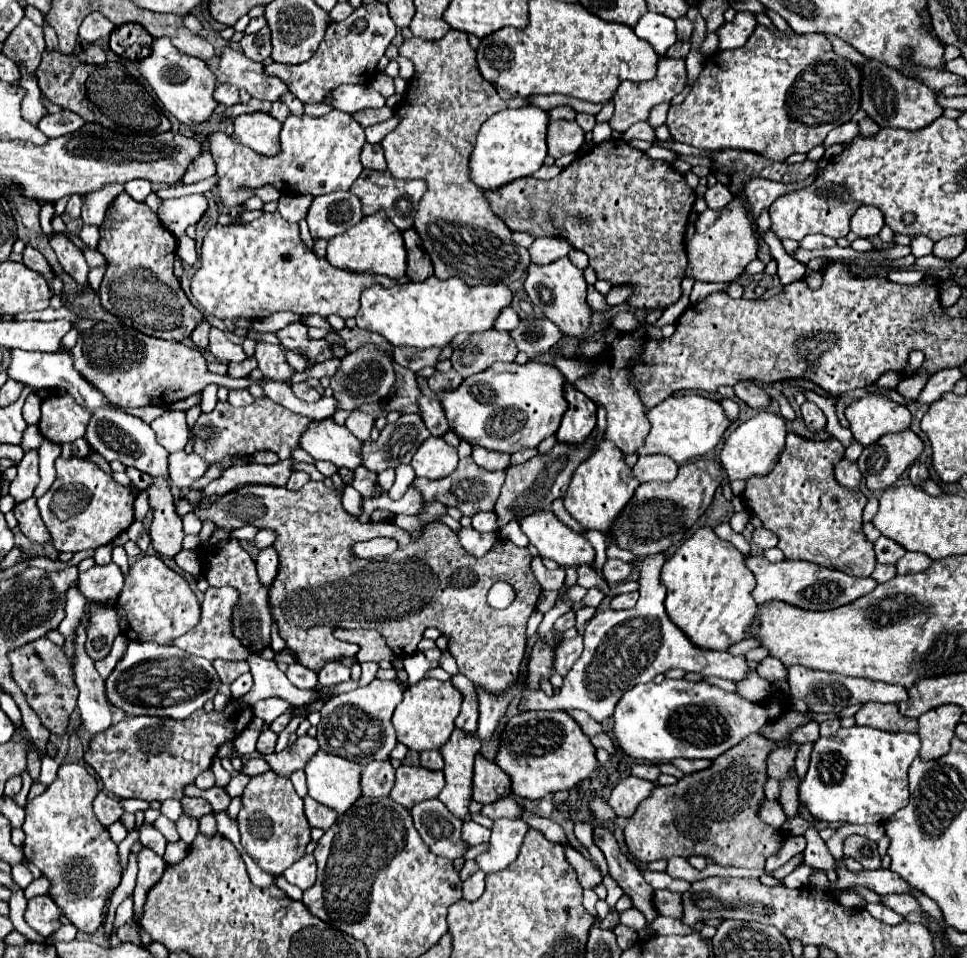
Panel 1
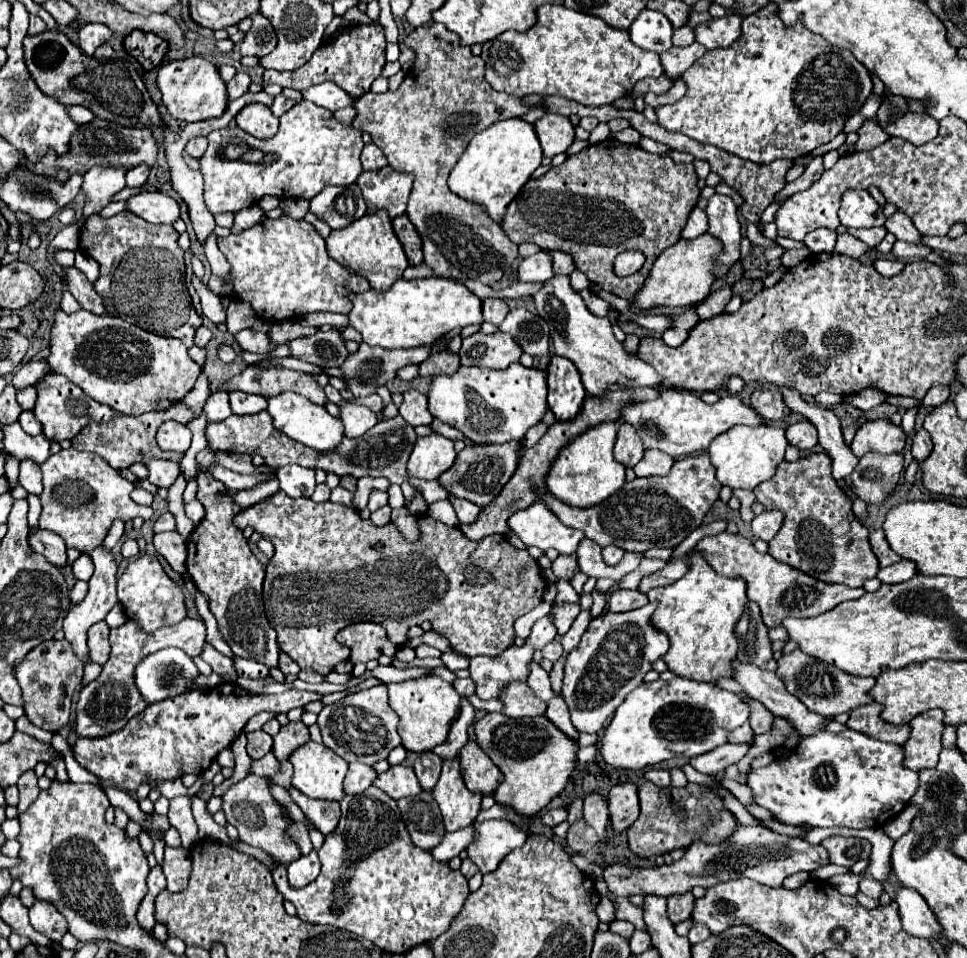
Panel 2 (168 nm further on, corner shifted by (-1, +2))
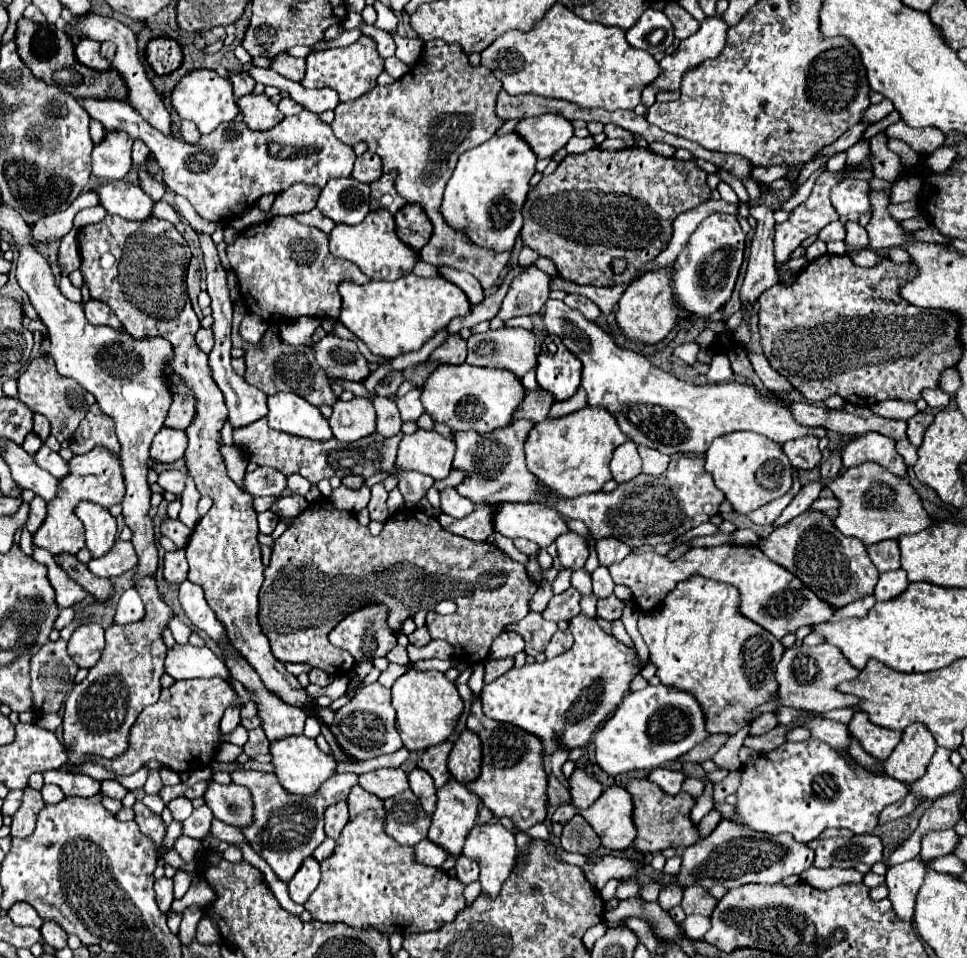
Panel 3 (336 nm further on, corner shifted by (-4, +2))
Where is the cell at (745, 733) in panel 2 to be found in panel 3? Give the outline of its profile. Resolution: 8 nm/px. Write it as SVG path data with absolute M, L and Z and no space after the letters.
M725 733L713 735L707 741L703 741L699 747L695 747L693 751L689 751L685 757L681 757L681 761L699 761L699 763L703 763L707 759L713 759L713 755L725 745L727 739L729 739L729 735L725 735Z

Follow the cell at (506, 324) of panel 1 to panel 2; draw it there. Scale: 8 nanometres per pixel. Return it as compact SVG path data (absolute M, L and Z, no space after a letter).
M496 297L482 299L484 321L494 323L494 325L500 325L502 323L502 317L506 317L506 313L508 313L508 305L502 299L496 299Z

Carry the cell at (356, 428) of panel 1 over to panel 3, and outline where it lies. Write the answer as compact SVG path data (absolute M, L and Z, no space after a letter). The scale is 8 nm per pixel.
M353 397L351 401L337 399L333 403L333 415L329 417L335 439L351 443L367 437L375 431L375 409L369 399Z

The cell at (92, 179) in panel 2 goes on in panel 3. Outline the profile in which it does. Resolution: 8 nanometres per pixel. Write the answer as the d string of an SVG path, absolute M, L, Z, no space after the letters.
M107 131L101 145L93 149L93 177L121 179L131 171L133 139L125 133Z

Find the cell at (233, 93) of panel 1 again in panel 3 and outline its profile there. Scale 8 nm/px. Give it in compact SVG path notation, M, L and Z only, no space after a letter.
M231 75L229 77L231 79L231 83L233 83L233 93L235 93L235 97L239 99L239 97L243 97L243 95L249 95L251 91L253 91L253 87L255 87L255 81L253 81L253 77L249 77L249 75Z

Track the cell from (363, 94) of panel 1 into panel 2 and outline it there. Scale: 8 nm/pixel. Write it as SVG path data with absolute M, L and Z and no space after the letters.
M330 81L304 89L302 97L306 101L312 101L312 103L328 109L328 111L350 107L354 103L354 99L350 99L348 93L342 93L342 89L338 85L334 85L334 83L330 83Z

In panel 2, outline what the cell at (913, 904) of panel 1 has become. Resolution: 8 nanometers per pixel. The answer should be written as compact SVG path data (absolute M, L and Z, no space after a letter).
M864 875L864 877L860 879L860 883L858 883L858 891L860 891L860 893L866 893L866 895L870 895L870 897L880 897L882 885L880 885L876 879L872 879L870 875Z

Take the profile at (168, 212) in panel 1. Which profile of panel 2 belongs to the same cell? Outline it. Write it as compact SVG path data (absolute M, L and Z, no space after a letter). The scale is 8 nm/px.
M144 191L126 199L126 211L148 223L174 223L180 219L178 203L158 191Z

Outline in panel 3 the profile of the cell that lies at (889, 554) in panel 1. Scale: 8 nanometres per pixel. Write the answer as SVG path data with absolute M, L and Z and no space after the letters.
M895 539L879 541L877 545L869 545L869 557L873 565L883 571L893 571L899 567L899 547Z

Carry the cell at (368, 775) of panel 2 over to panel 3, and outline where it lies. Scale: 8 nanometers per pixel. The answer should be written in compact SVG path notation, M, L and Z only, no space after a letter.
M235 771L231 773L233 783L249 787L253 795L255 805L255 821L251 827L243 829L243 835L247 837L253 851L257 851L275 871L275 875L281 881L289 881L297 869L301 867L303 859L313 855L313 851L323 843L325 831L323 831L323 811L325 807L345 801L349 795L349 789L357 785L357 773L339 773L337 777L331 777L323 783L321 791L317 791L311 797L293 795L287 789L283 789L271 773L261 771Z

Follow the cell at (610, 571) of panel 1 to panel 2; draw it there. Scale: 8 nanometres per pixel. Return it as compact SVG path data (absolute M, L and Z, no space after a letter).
M608 545L602 549L602 559L606 565L616 565L622 559L622 555L624 555L624 551L618 549L616 545Z

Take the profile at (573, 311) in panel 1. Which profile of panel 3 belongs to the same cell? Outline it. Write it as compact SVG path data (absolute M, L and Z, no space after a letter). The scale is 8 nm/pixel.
M549 299L545 303L543 323L547 333L561 337L565 347L583 363L581 387L587 391L587 405L605 407L613 413L621 431L637 445L677 455L705 453L713 439L733 431L755 431L775 443L787 443L803 435L815 435L819 439L827 435L827 429L813 429L795 423L787 409L787 403L791 403L787 397L779 397L779 401L763 401L753 385L737 381L691 385L677 379L655 367L641 353L619 347L603 327L585 319L577 309L569 309L563 301Z

